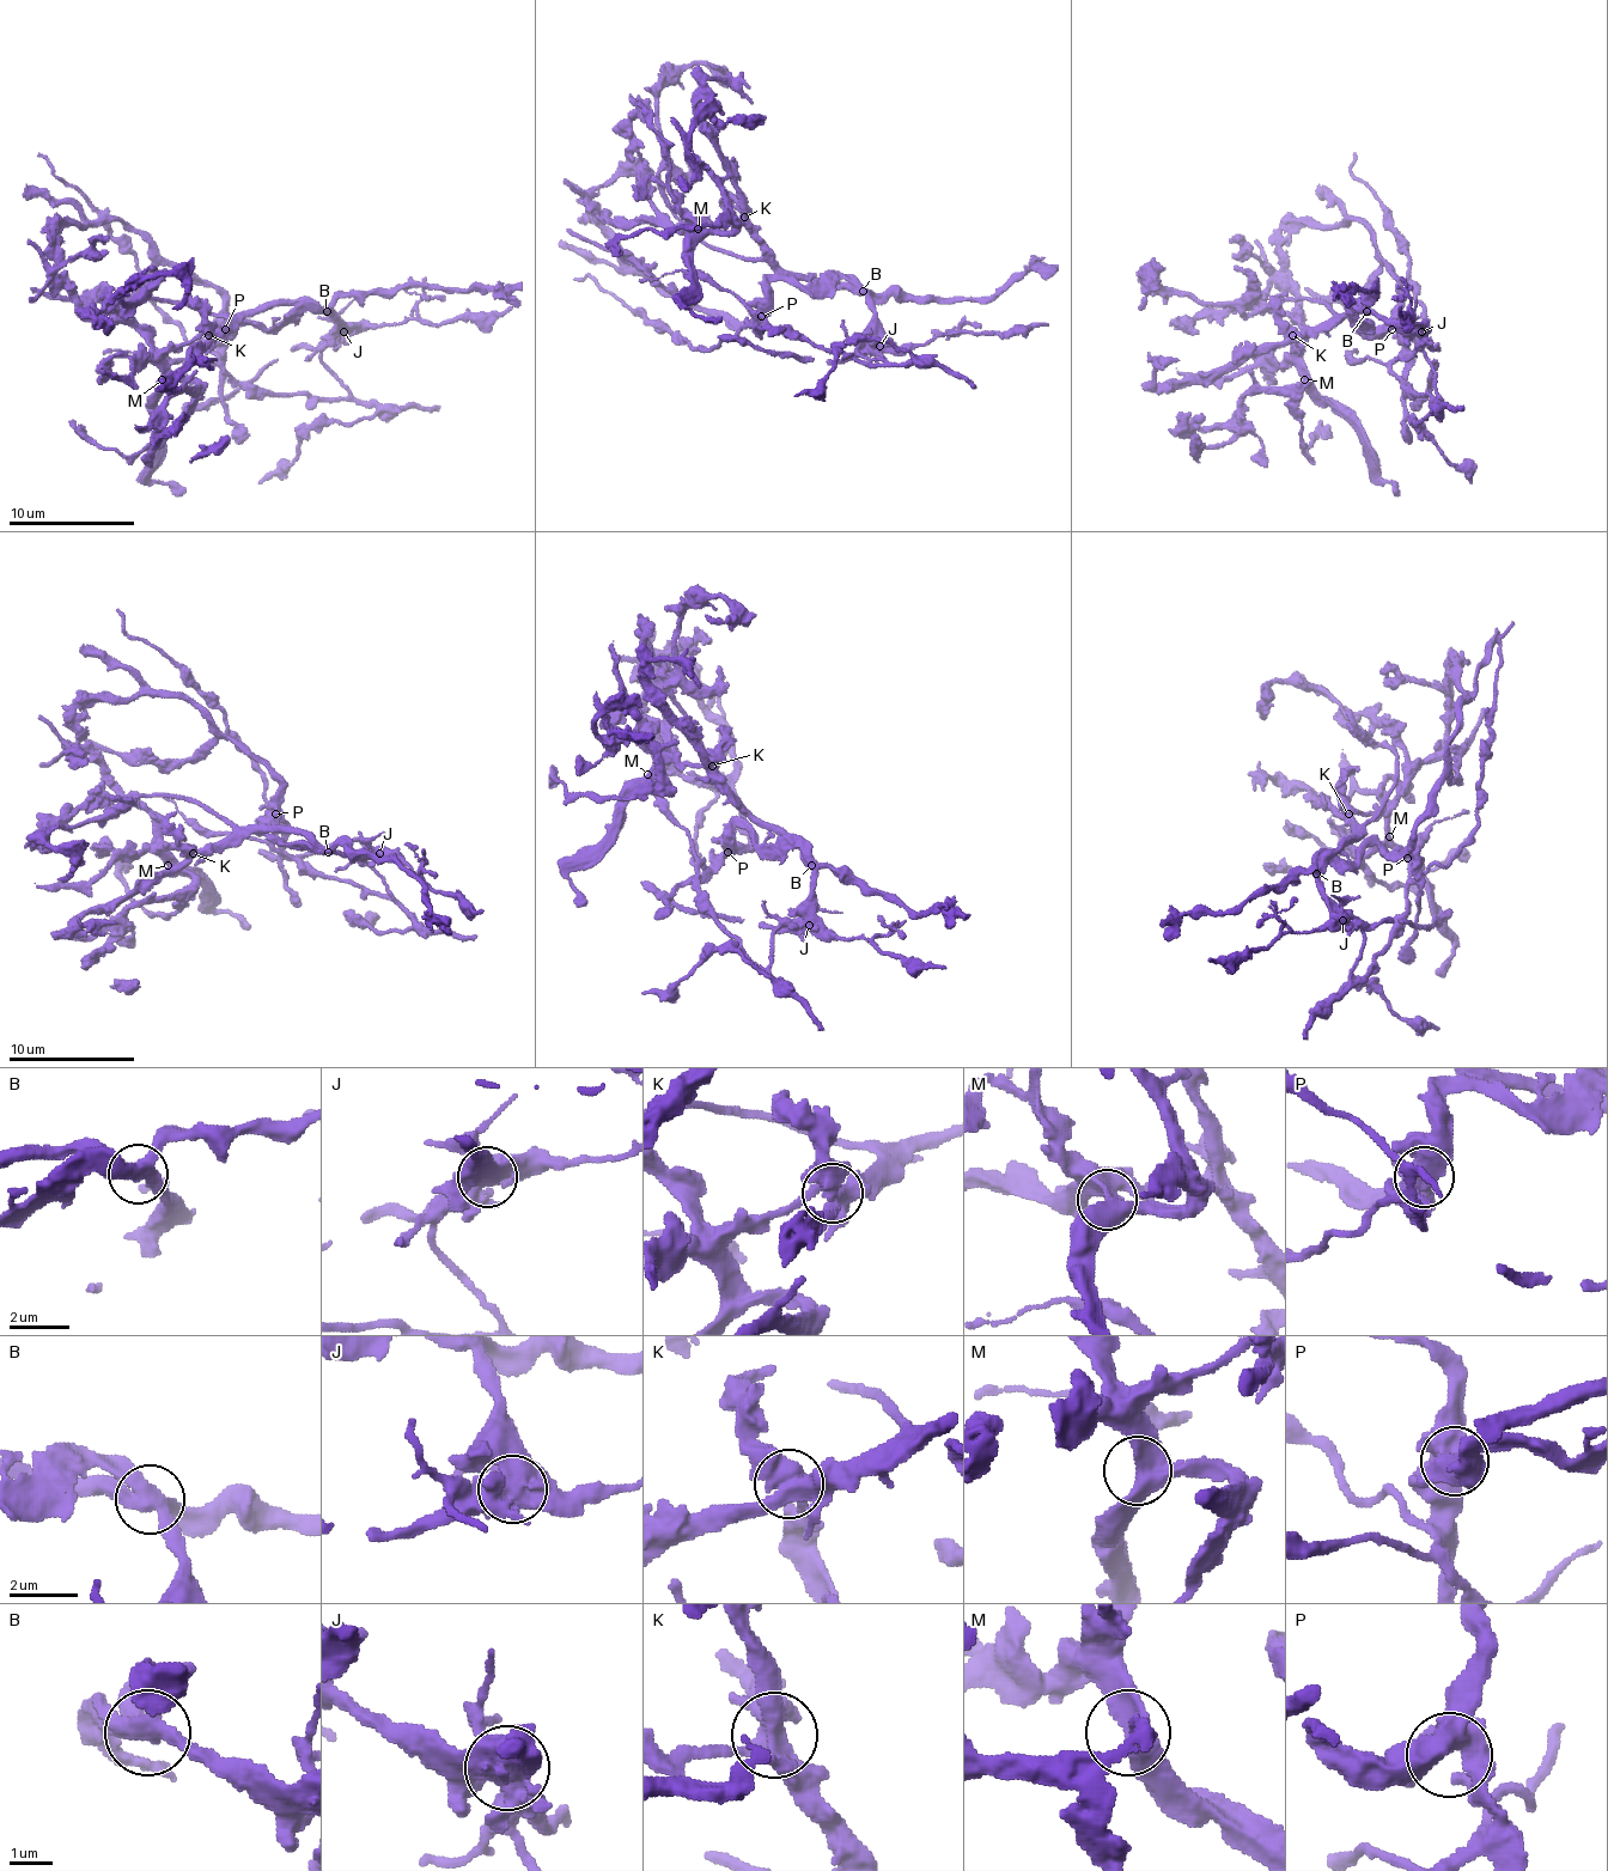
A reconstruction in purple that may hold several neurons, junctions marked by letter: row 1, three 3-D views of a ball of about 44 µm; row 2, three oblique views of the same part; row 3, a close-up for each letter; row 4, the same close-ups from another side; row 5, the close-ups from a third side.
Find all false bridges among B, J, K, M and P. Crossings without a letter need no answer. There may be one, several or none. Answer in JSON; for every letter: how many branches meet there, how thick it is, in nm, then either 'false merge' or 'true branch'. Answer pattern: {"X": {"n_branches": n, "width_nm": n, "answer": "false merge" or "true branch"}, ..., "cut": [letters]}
{"B": {"n_branches": 3, "width_nm": 440, "answer": "false merge"}, "J": {"n_branches": 6, "width_nm": 600, "answer": "false merge"}, "K": {"n_branches": 4, "width_nm": 550, "answer": "false merge"}, "M": {"n_branches": 3, "width_nm": 420, "answer": "true branch"}, "P": {"n_branches": 4, "width_nm": 550, "answer": "true branch"}, "cut": ["B", "J", "K"]}

